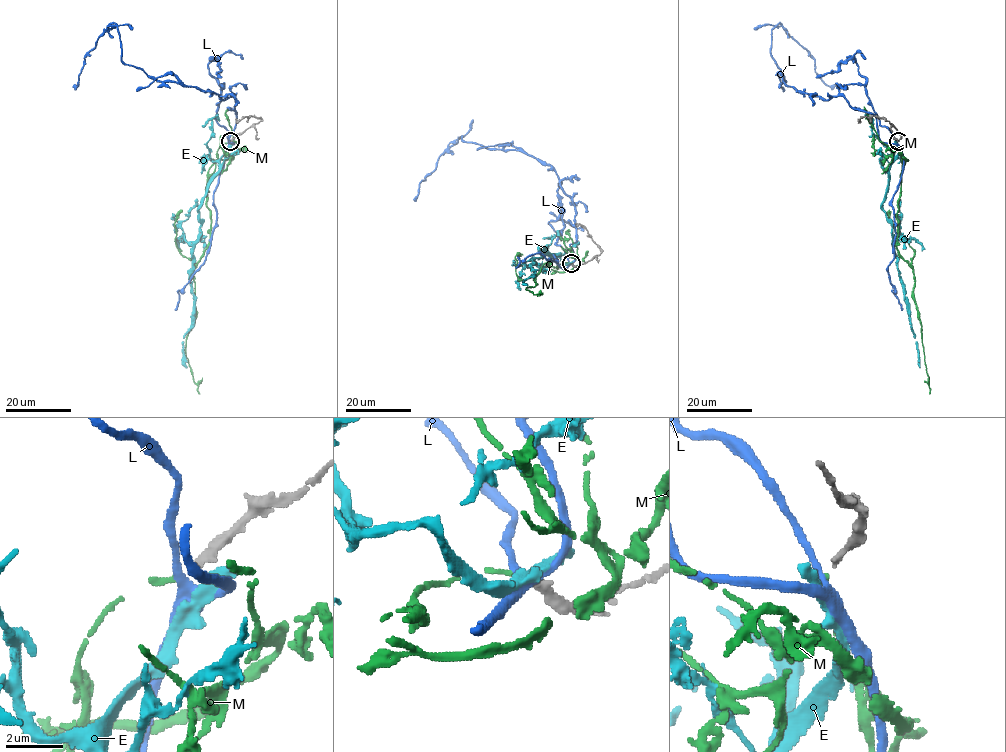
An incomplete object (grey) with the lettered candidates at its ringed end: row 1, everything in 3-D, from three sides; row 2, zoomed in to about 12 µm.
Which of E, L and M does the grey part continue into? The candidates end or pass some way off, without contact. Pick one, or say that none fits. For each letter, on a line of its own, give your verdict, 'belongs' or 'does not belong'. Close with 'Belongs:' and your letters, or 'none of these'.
E: does not belong
L: does not belong
M: belongs
Belongs: M

